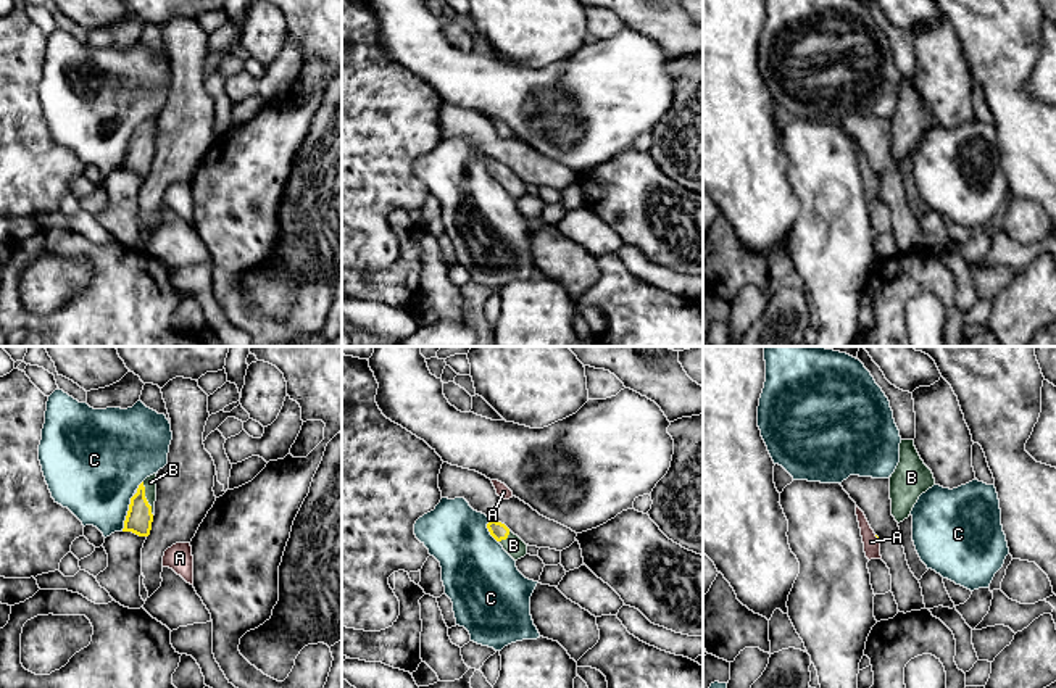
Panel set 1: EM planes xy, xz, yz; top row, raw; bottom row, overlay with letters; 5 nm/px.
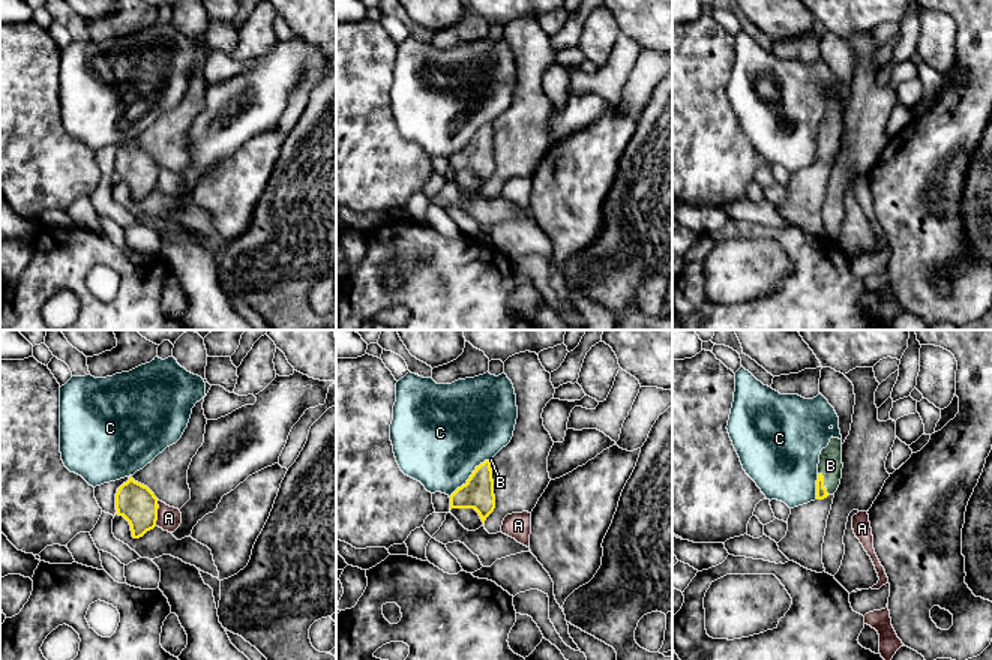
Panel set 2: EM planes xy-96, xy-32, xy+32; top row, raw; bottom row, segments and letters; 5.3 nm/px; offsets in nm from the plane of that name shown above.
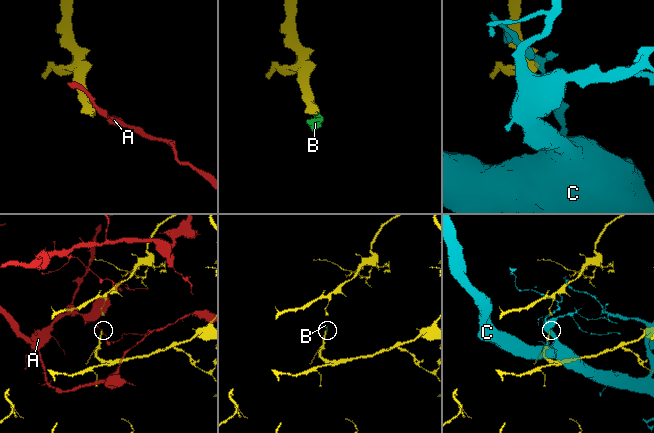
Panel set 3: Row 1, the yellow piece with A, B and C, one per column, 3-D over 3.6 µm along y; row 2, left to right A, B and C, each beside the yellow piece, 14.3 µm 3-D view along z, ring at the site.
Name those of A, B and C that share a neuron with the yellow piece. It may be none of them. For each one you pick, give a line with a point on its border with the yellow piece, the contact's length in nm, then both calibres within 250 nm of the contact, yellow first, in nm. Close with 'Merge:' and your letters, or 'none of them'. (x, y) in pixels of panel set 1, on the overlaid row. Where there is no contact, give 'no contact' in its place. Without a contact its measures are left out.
B: meets yellow in xy at (145, 498); contact 180 nm long; 130 nm thick on the yellow side, 60 nm on the other
Merge: B

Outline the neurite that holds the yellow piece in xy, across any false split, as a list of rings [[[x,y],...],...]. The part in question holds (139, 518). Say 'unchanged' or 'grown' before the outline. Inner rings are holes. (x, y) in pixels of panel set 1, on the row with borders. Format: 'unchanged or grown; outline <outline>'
grown; outline [[[156,474],[147,477],[131,498],[123,532],[132,532],[139,537],[148,537],[155,516],[155,501],[156,501]]]

